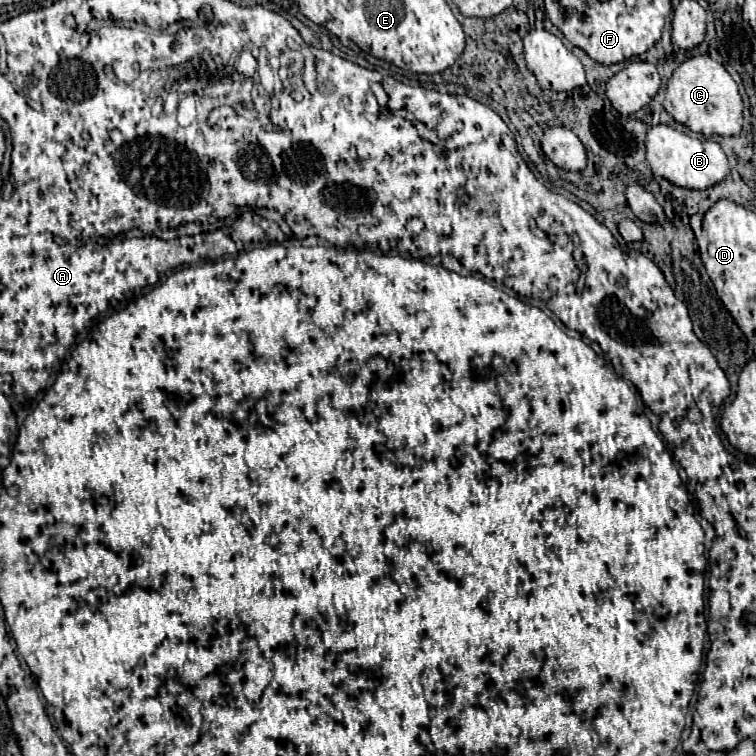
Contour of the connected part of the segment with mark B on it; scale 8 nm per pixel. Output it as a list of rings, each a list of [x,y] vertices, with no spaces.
[[[654,125],[646,133],[646,159],[654,175],[668,179],[678,187],[708,189],[720,183],[728,173],[730,165],[722,147],[708,137],[690,137],[668,125]]]

